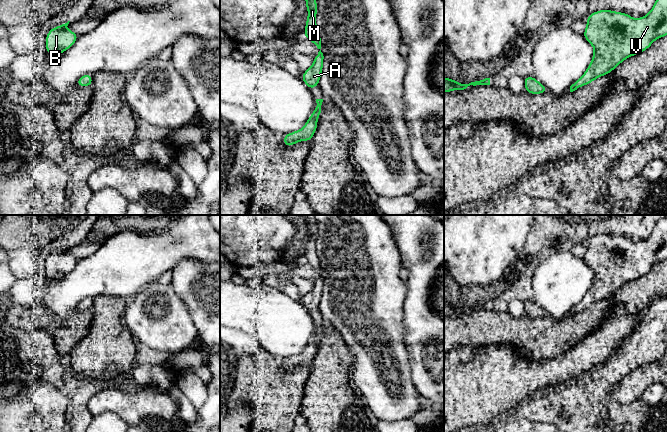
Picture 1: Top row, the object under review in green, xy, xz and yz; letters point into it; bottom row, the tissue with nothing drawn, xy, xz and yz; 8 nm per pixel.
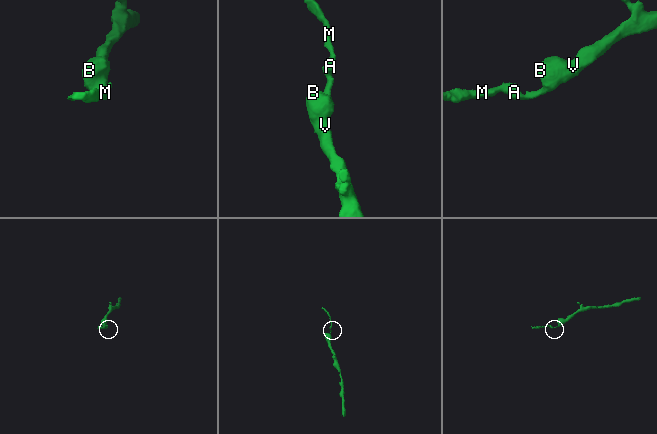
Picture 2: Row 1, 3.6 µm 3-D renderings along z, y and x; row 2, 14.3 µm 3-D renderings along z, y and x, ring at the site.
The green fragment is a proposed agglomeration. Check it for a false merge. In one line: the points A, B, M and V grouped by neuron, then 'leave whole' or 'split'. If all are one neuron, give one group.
groups A B M V; leave whole

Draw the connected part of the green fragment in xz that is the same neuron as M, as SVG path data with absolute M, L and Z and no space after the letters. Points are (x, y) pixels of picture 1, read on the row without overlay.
M303 215L303 219L306 224L306 232L308 233L308 242L306 243L303 261L308 262L320 274L321 262L316 249L317 226L315 218L314 215Z

